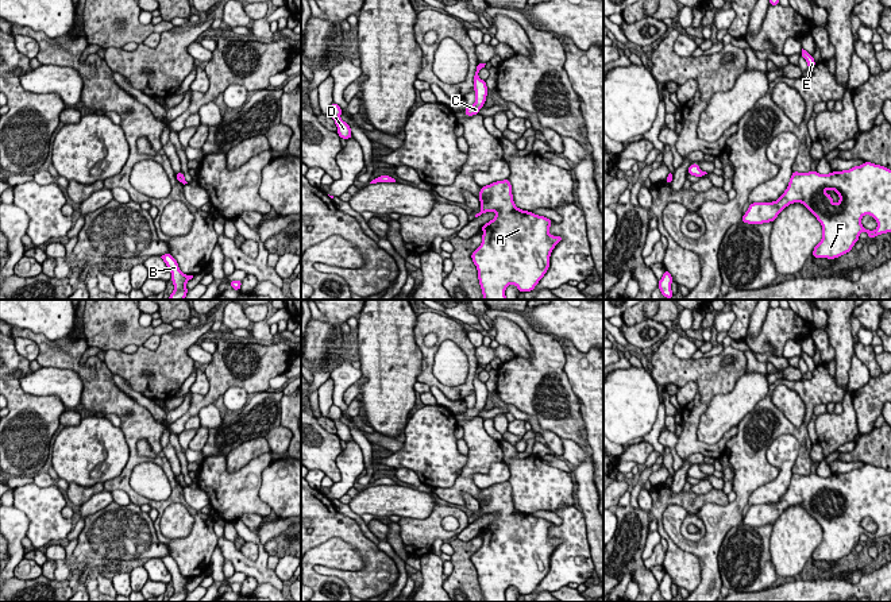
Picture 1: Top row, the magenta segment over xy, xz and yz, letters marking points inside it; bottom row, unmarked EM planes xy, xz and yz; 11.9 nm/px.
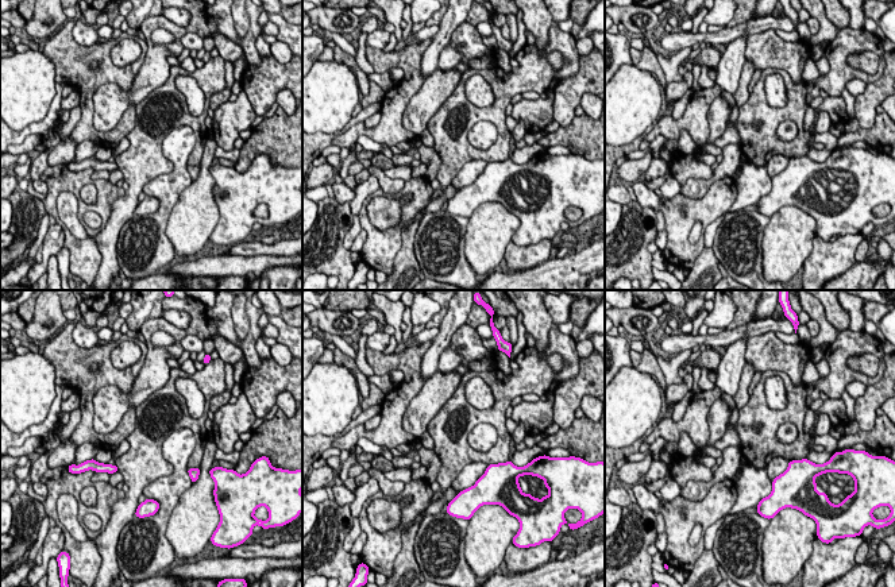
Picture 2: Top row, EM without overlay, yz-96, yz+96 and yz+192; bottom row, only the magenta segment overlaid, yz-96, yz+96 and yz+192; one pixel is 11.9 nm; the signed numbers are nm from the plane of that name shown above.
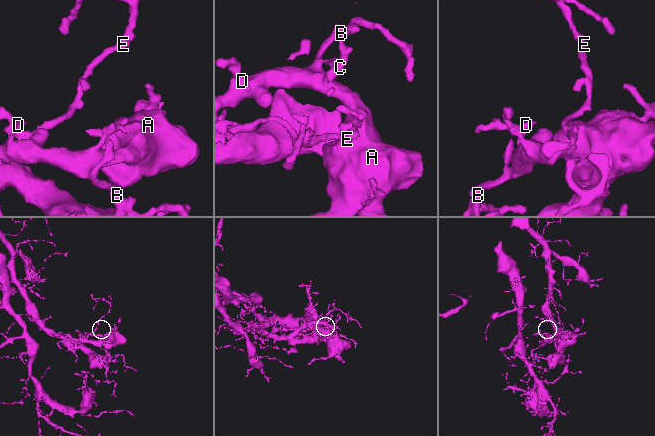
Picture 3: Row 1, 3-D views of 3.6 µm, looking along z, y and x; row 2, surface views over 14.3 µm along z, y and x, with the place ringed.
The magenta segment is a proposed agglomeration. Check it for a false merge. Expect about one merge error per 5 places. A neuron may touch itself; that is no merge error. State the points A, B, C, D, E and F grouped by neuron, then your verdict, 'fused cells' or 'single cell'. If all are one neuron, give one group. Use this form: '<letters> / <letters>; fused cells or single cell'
A B C D E F; single cell

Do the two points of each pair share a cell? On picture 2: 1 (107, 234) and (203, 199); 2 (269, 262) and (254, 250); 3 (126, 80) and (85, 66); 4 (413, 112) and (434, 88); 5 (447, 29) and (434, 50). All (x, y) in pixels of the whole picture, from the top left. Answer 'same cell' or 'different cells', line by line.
1: different cells
2: different cells
3: same cell
4: same cell
5: same cell

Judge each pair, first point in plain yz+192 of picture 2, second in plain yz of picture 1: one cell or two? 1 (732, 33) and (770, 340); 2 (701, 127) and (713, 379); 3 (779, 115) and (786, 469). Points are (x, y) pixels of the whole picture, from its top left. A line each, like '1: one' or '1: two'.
1: two
2: one
3: two

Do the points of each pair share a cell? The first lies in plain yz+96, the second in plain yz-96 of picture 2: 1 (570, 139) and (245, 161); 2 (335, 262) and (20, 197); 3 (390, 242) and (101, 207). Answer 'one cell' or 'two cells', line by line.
1: one cell
2: one cell
3: one cell

